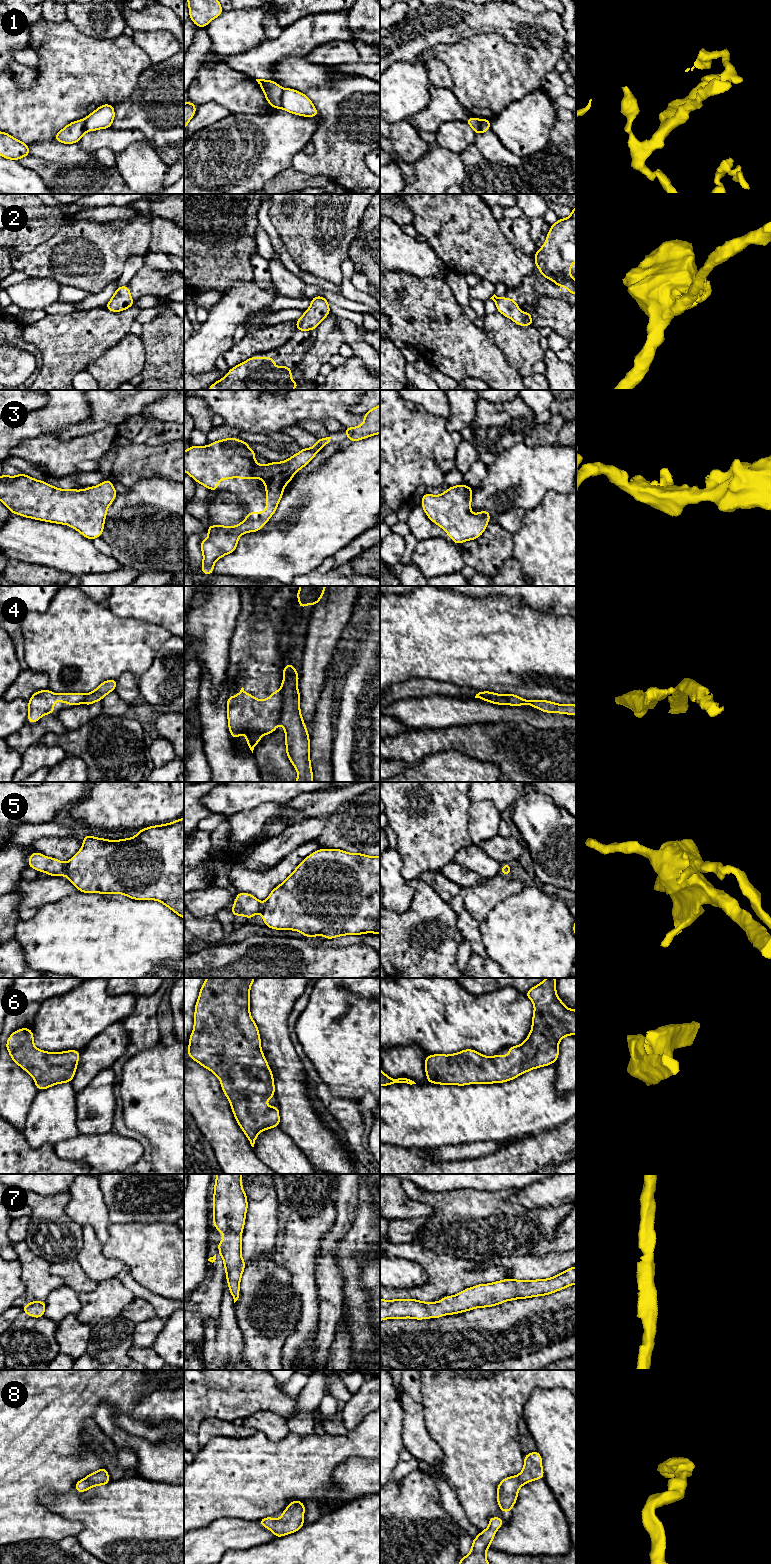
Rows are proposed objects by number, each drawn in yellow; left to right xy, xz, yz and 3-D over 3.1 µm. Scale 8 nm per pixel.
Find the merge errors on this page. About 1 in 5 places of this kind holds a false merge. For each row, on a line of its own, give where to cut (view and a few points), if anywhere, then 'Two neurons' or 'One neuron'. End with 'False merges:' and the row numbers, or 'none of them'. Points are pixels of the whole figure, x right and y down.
1: Split along xz (283, 89), (280, 107). Two neurons
2: No split. One neuron
3: No split. One neuron
4: Split along xz (284, 681), (278, 722). Two neurons
5: Split along xy (65, 864), (65, 872), (63, 874). Two neurons
6: No split. One neuron
7: No split. One neuron
8: No split. One neuron
False merges: 1, 4, 5

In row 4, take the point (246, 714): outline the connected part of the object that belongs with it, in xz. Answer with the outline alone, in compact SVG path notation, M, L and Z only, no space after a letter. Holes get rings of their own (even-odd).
M284 681L281 682L279 691L273 691L270 698L264 698L263 701L246 693L243 687L237 696L227 698L228 727L231 737L235 740L244 733L252 753L261 736L271 734L277 728L283 700L283 684Z

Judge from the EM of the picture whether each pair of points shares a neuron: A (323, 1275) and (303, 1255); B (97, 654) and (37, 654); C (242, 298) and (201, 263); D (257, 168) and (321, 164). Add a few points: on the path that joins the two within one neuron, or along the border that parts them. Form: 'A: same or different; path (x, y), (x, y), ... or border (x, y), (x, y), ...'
A: different; border (318, 1257), (316, 1265), (317, 1291)
B: same; path (82, 654), (52, 654)
C: different; border (252, 279), (235, 280), (229, 288), (222, 292)
D: different; border (302, 150), (293, 157), (290, 166)

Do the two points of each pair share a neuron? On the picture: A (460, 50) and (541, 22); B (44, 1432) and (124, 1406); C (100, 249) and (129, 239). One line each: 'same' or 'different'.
A: different
B: same
C: same

